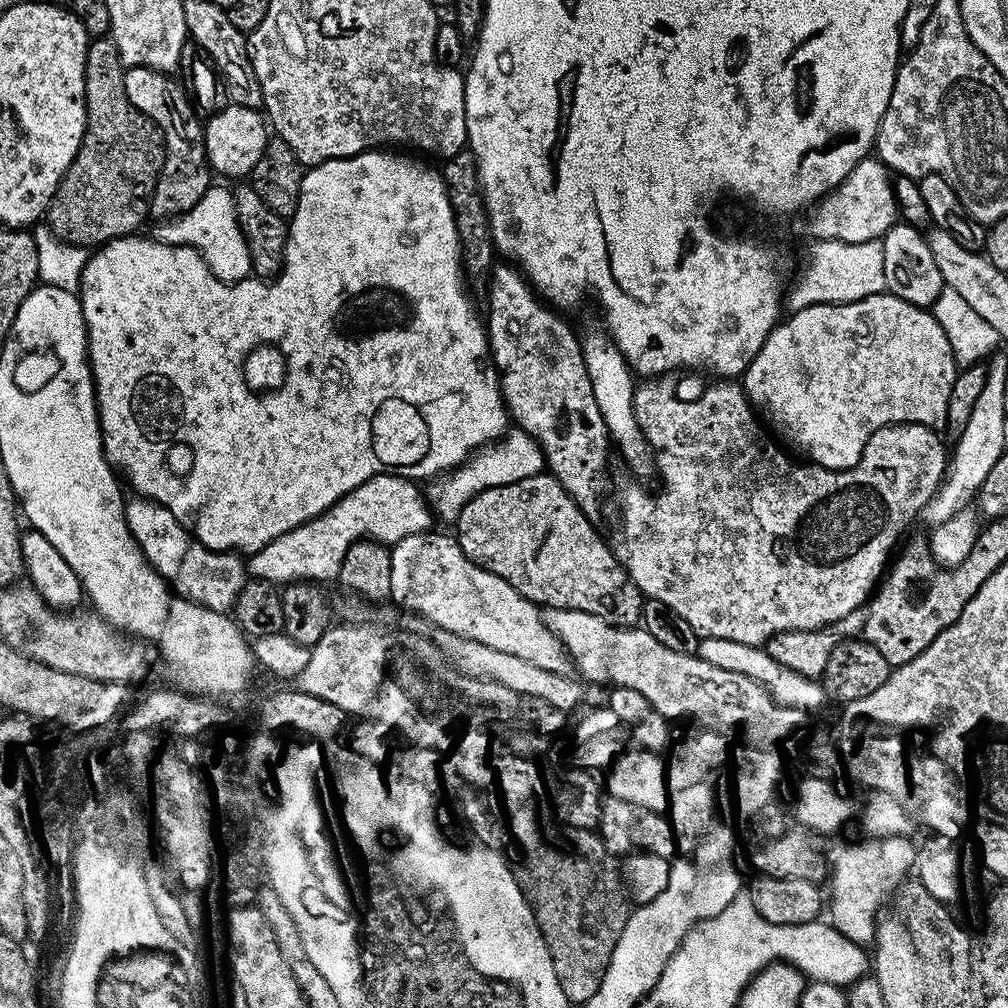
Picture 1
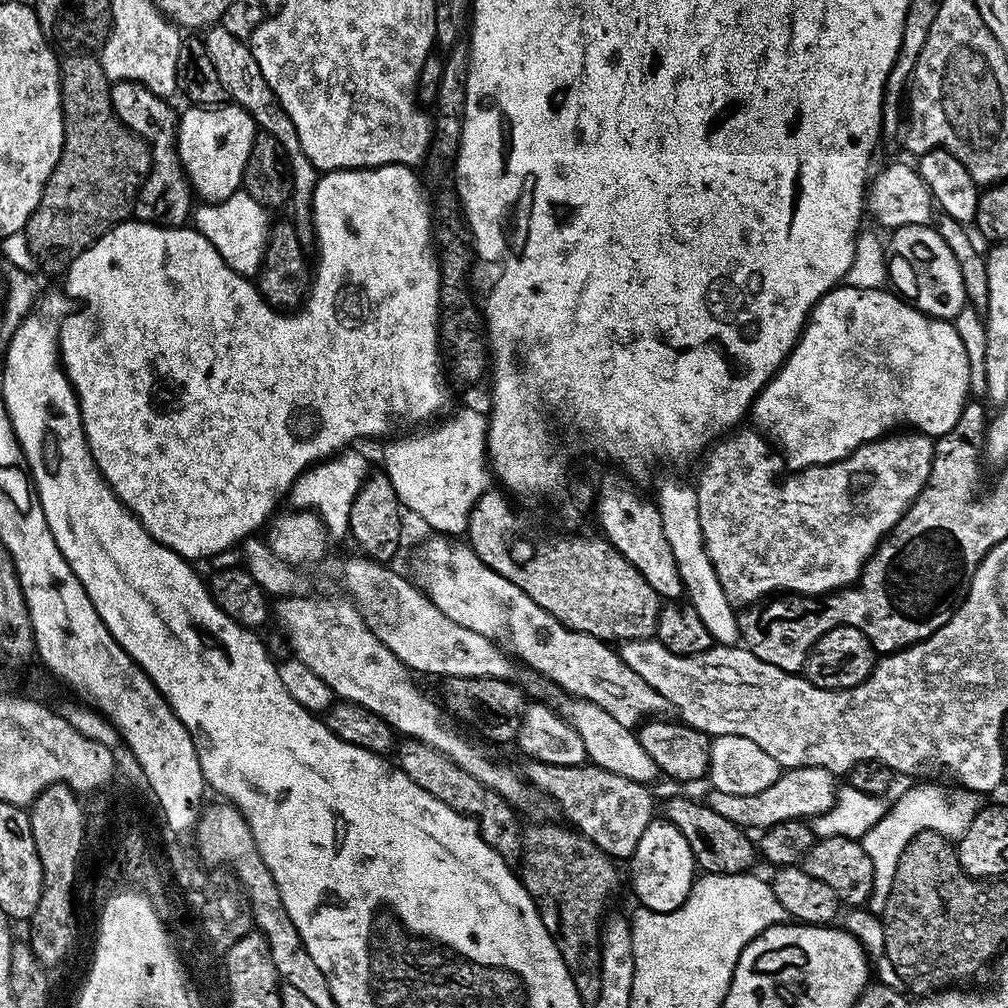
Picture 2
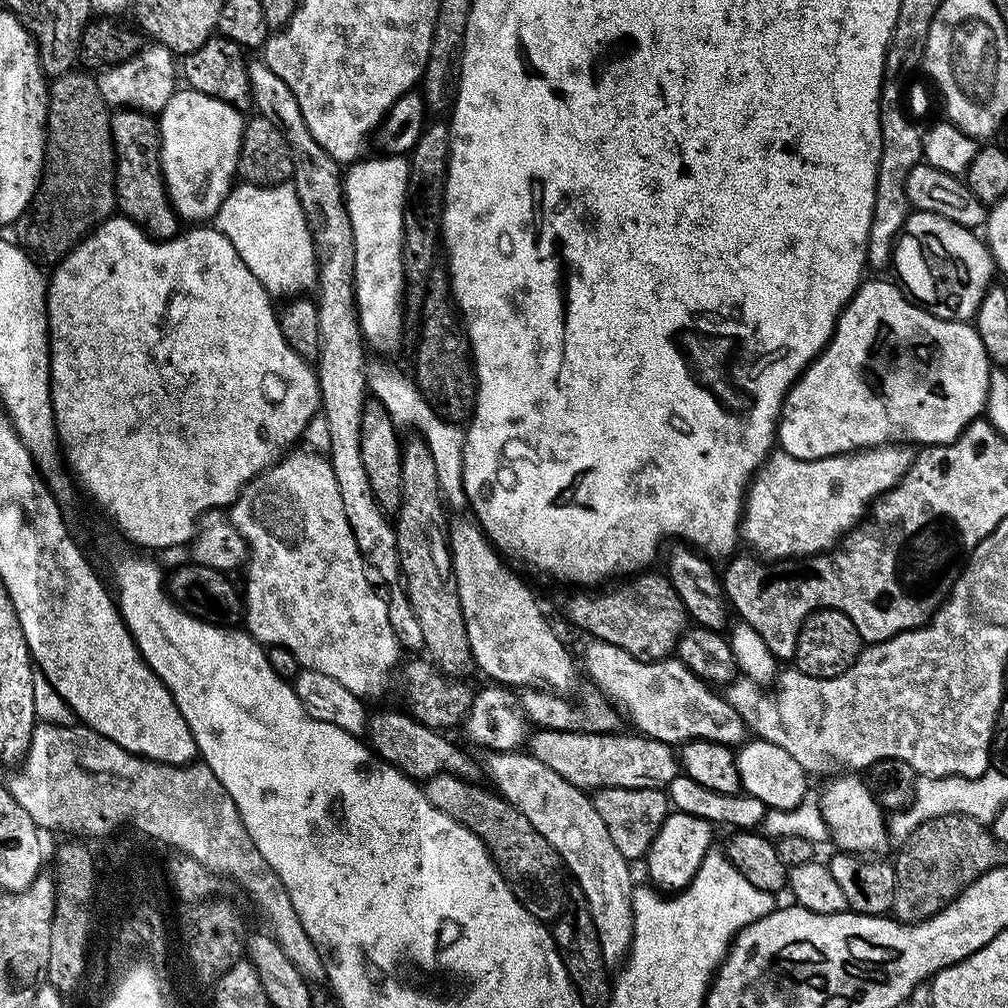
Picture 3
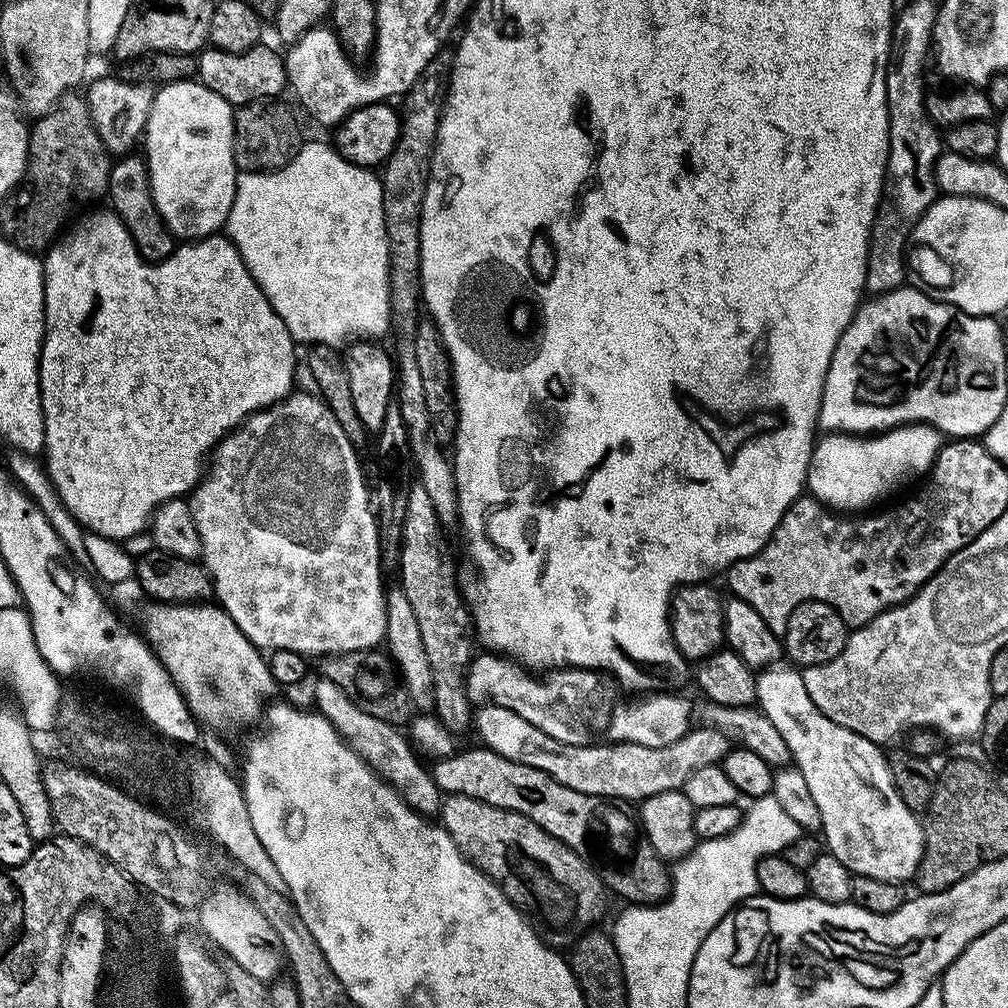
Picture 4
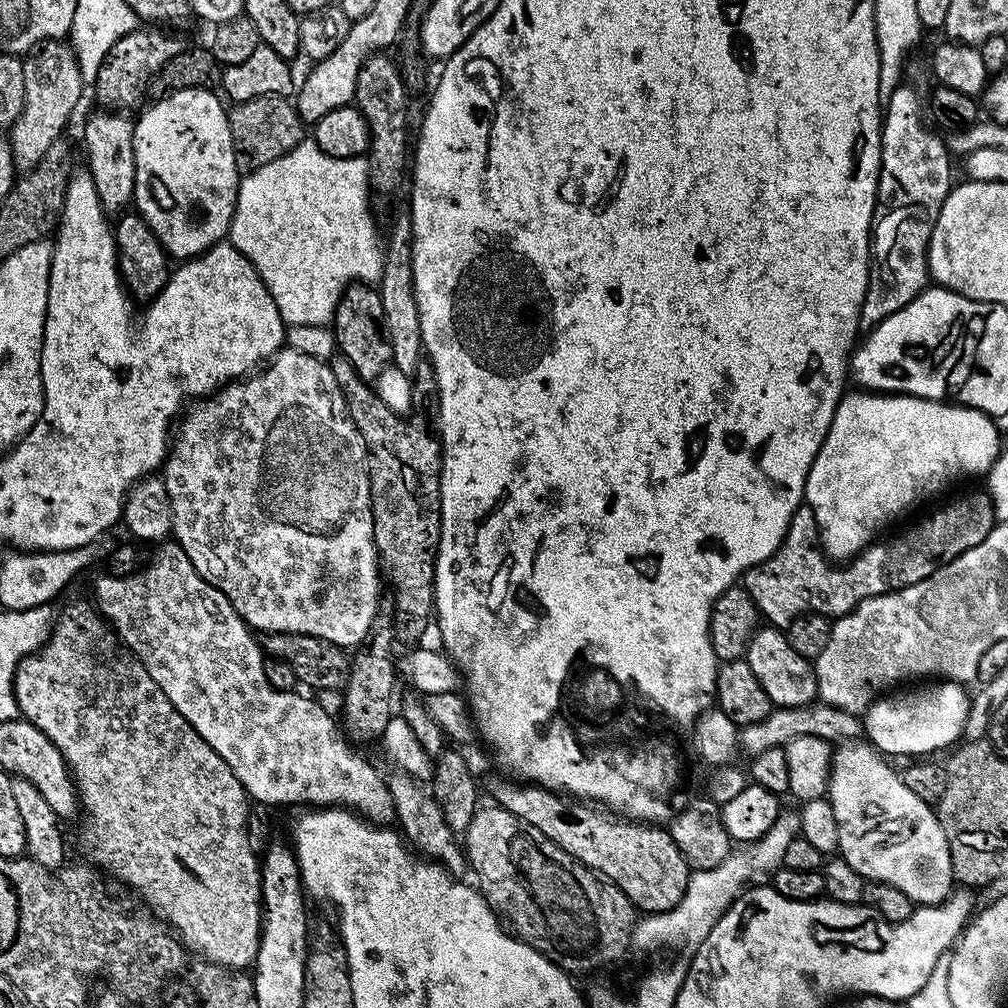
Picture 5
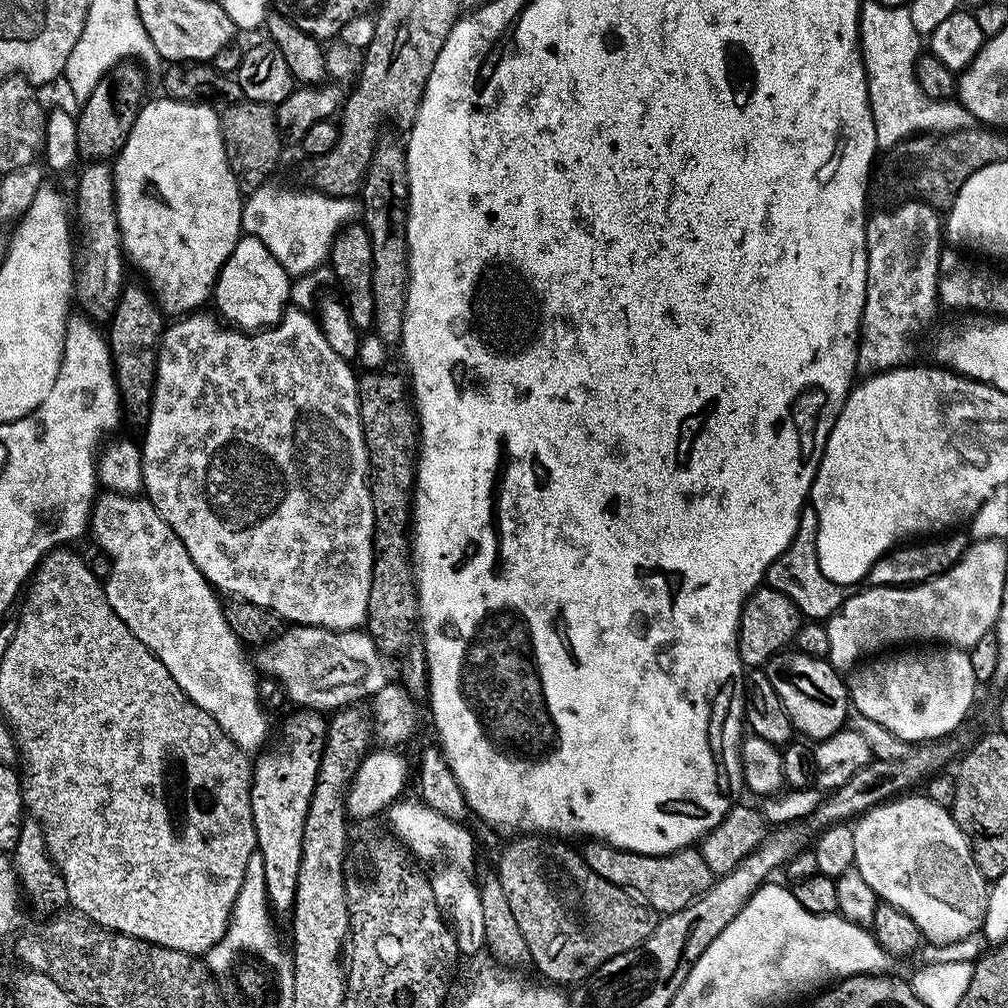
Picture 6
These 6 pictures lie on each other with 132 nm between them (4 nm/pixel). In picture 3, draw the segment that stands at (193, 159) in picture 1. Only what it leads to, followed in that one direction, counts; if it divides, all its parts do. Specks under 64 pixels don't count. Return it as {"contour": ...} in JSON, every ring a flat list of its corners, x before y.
{"contour":[[118,108,110,115,110,130,116,155,116,207,119,215,138,225,151,240,172,240,181,231,182,221,176,215,168,197,168,188,164,185,164,171,160,161,159,119,153,113,137,108]]}

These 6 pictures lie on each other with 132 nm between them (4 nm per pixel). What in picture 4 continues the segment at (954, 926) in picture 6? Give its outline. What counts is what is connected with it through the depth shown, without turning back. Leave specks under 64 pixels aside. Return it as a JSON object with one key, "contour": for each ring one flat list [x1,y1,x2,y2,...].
{"contour":[[777,662,769,664,767,668,757,675,756,704,764,716,770,718,770,722,774,722,774,730,778,730,778,734,782,734,782,738,792,754,791,763,802,774,802,778,806,778,806,786,810,786,810,794,814,794,814,802,817,803,820,814,822,840,826,845,827,851,831,852,834,858,838,858,838,862,842,862,842,866,849,868,855,875,897,882,911,881,915,877,916,871,920,869,920,863,924,857,924,826,921,817,917,813,910,811,906,806,906,802,902,802,902,798,896,793,894,778,890,774,890,766,888,765,885,749,879,744,862,738,862,734,854,734,854,730,846,730,846,726,838,726,838,722,826,718,826,714,822,714,822,710,818,710,818,706,814,706,814,698,810,698,810,694,806,690,803,671,791,663]]}

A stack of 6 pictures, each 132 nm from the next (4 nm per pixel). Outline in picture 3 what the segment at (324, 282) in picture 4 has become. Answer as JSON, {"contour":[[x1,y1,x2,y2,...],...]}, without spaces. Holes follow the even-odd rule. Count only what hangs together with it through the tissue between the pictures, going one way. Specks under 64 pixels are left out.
{"contour":[[237,183,217,210,214,226,223,236,230,238,230,246,238,250,238,258,242,258,246,266,250,266,250,274,254,274,254,278,258,278,258,282,262,282,264,289,273,297,296,298,301,294,311,293,317,287,317,244,313,239,313,227,309,224,302,210,302,202,298,202,298,194,291,183],[386,366,383,370,367,371,369,393,373,399,386,407,391,422,398,430,414,428,423,439,434,458,438,469,438,480,443,499,454,506,463,507,465,498,464,483,462,482,462,466,464,465,464,433,465,429,455,421,448,421,438,415,429,403,426,402,415,381,408,375,402,374,398,369]]}

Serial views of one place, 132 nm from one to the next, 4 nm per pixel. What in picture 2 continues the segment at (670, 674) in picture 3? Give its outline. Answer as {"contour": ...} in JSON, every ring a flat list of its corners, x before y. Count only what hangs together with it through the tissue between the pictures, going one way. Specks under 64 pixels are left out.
{"contour":[[433,535,433,540,428,540,412,556,411,579,422,589,423,593,432,600,434,606,442,610,443,614,458,622,461,626,466,626,469,630,477,631,478,634,495,642,503,642,506,639,509,646,529,664,536,672,541,672,548,679,560,687,565,688,569,697,588,700,596,703,607,714,610,714,615,721,622,726,635,729,641,722,649,718,656,718,661,715,660,711,665,711,664,699,656,690,646,686,626,662,620,660,620,655,612,649,612,652,605,641,594,638,585,632,576,632,572,628,567,628,562,622,558,622,534,598,530,598,514,582,502,578,490,566,486,566,474,554,474,550,469,548,467,543,457,542,447,535]]}

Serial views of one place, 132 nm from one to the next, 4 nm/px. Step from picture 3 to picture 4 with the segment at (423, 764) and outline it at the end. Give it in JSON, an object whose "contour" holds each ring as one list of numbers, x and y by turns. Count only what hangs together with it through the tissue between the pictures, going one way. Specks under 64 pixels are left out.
{"contour":[[475,747,465,752,457,750,431,765,432,777,441,793,478,798,478,802,522,814,578,855,585,858,596,856,595,863,604,864,602,879,605,885,628,900,624,902,658,904,668,899,672,890,669,865,641,835,637,817,633,813,631,816,621,801,570,790,570,786,562,786,562,782,550,778,550,774,542,770,534,770,534,766,510,762,510,758,502,758,502,754,494,750]]}

